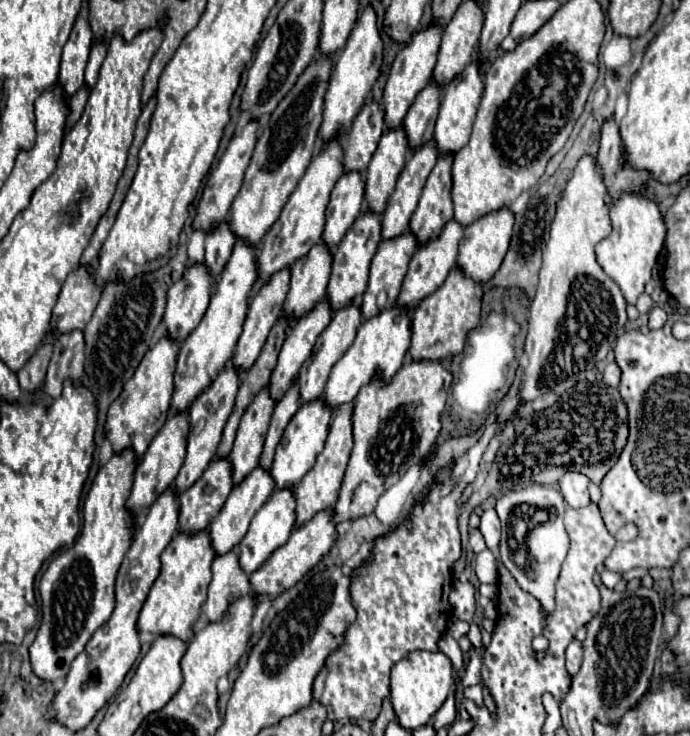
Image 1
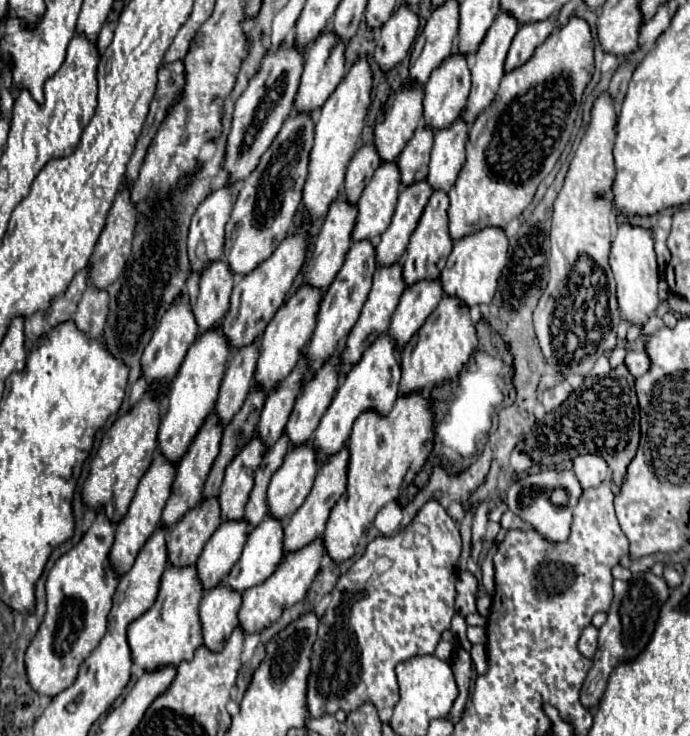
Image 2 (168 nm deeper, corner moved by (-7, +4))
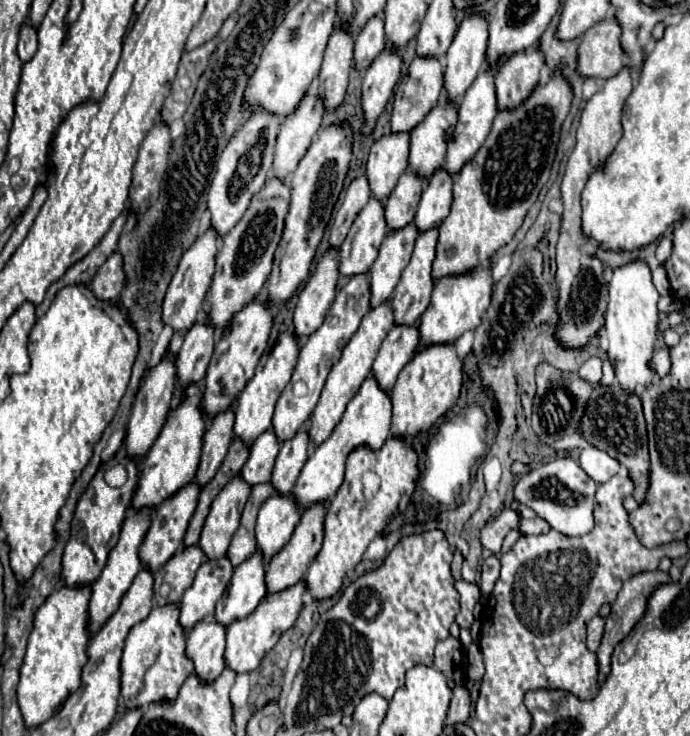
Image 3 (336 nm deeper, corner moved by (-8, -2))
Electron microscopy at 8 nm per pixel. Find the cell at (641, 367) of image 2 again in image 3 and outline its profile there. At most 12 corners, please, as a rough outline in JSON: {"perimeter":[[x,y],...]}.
{"perimeter":[[668,348],[652,354],[648,364],[660,378],[670,370]]}

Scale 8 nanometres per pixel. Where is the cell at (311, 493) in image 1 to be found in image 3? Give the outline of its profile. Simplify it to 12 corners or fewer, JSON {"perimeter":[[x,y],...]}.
{"perimeter":[[326,504],[306,512],[266,568],[268,592],[296,584],[322,548]]}

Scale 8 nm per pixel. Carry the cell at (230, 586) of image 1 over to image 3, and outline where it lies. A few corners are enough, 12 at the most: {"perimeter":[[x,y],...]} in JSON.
{"perimeter":[[202,620],[188,632],[194,672],[212,682],[226,668],[226,626]]}

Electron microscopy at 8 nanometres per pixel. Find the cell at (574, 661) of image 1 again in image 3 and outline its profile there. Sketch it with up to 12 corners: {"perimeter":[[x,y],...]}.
{"perimeter":[[592,618],[588,622],[586,646],[596,652],[604,632],[604,618]]}

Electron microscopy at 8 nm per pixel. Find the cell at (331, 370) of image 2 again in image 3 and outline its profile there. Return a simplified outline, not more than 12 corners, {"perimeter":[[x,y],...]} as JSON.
{"perimeter":[[308,430],[282,442],[272,472],[276,492],[294,488],[310,448]]}

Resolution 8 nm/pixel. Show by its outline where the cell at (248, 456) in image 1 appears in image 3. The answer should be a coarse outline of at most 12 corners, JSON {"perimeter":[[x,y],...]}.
{"perimeter":[[236,474],[214,498],[198,542],[226,554],[250,484]]}

